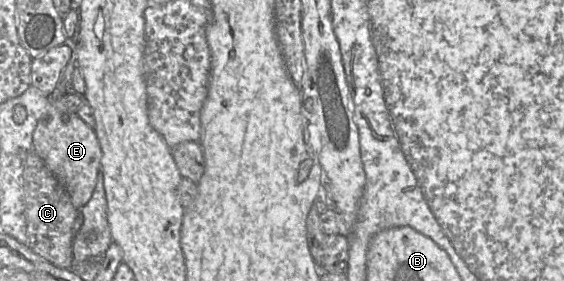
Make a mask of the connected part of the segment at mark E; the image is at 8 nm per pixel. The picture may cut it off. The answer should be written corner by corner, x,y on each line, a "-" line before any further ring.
73,51
73,58
63,69
55,94
51,97
50,107
38,121
33,132
33,150
62,183
70,195
74,207
80,210
91,199
96,187
102,153
94,129
88,126
76,113
55,104
58,97
75,93
72,85
72,74
75,67

